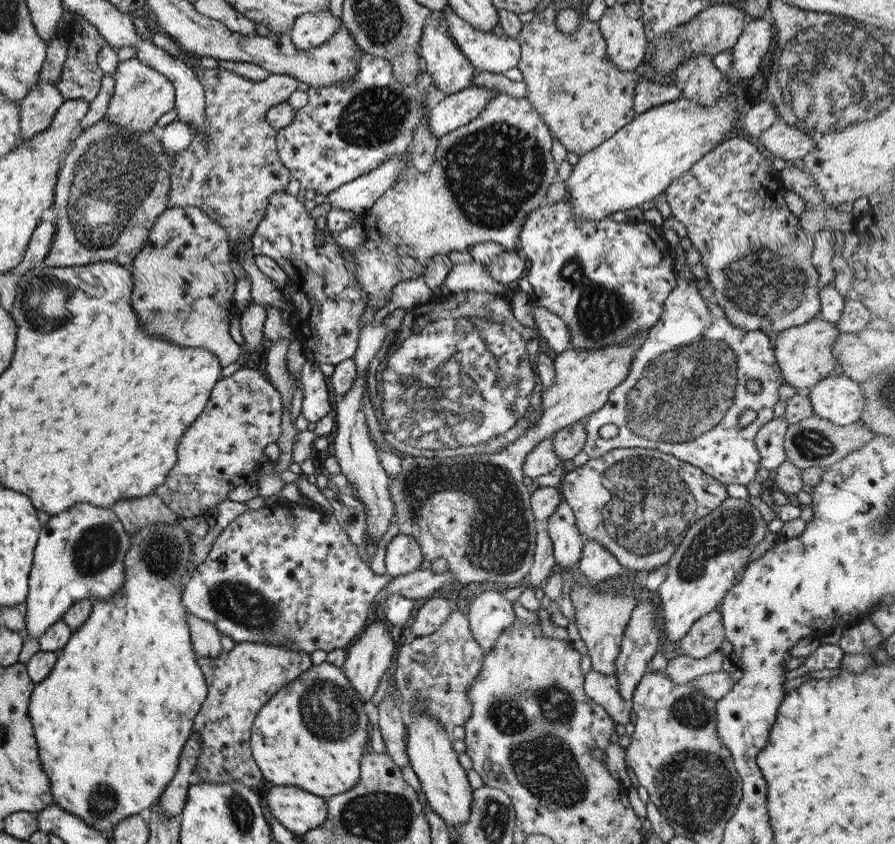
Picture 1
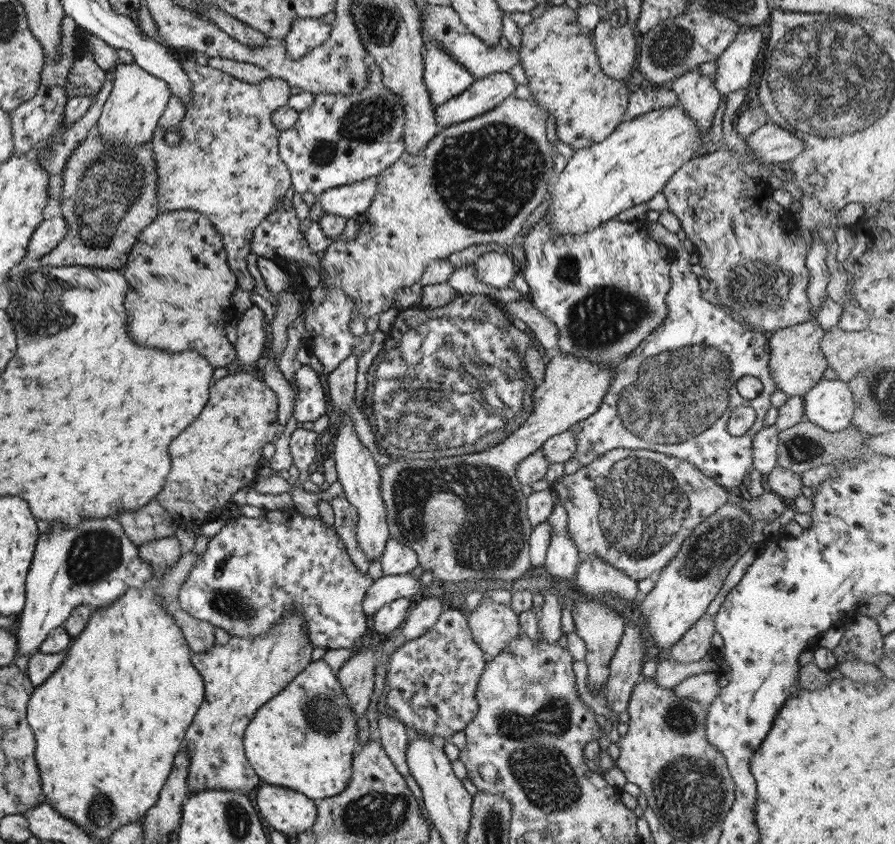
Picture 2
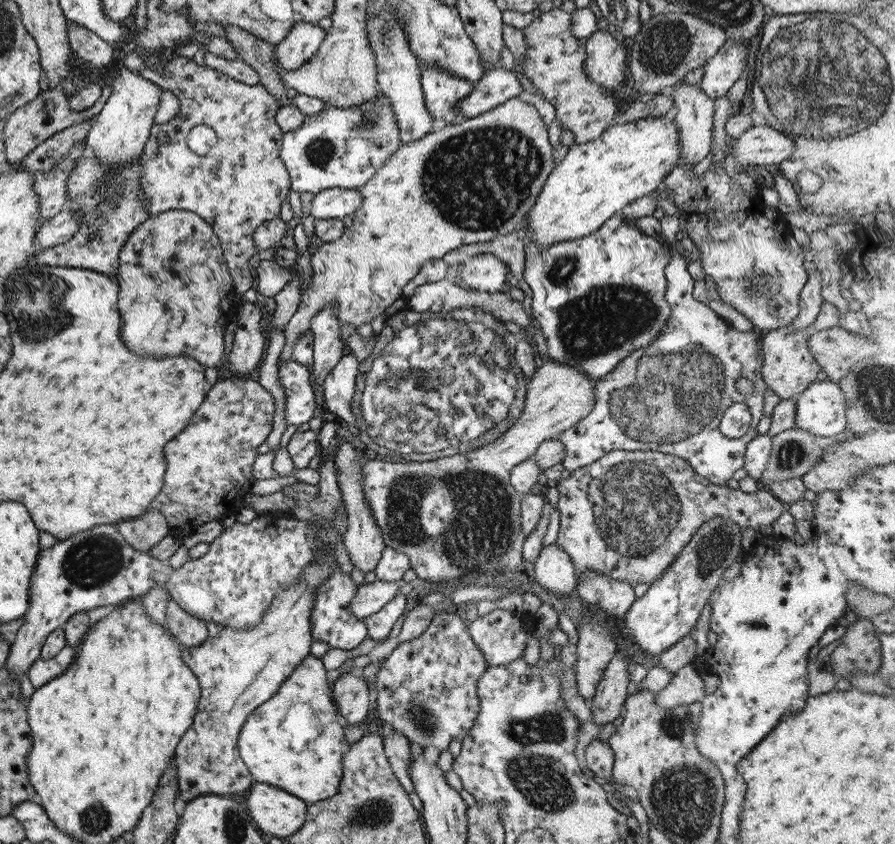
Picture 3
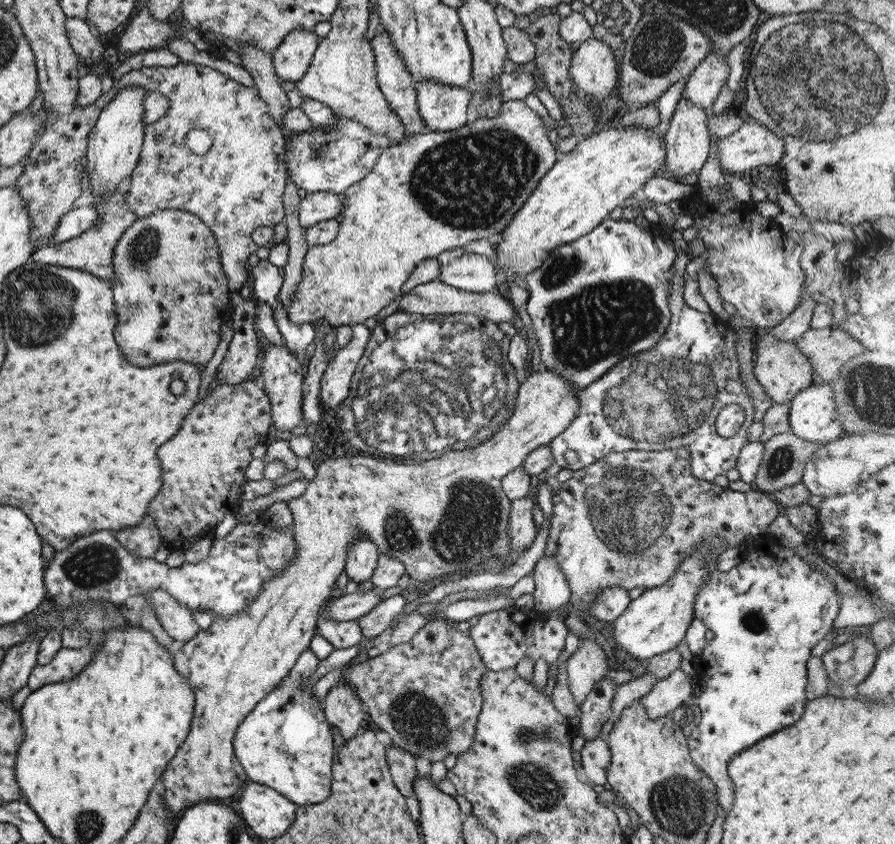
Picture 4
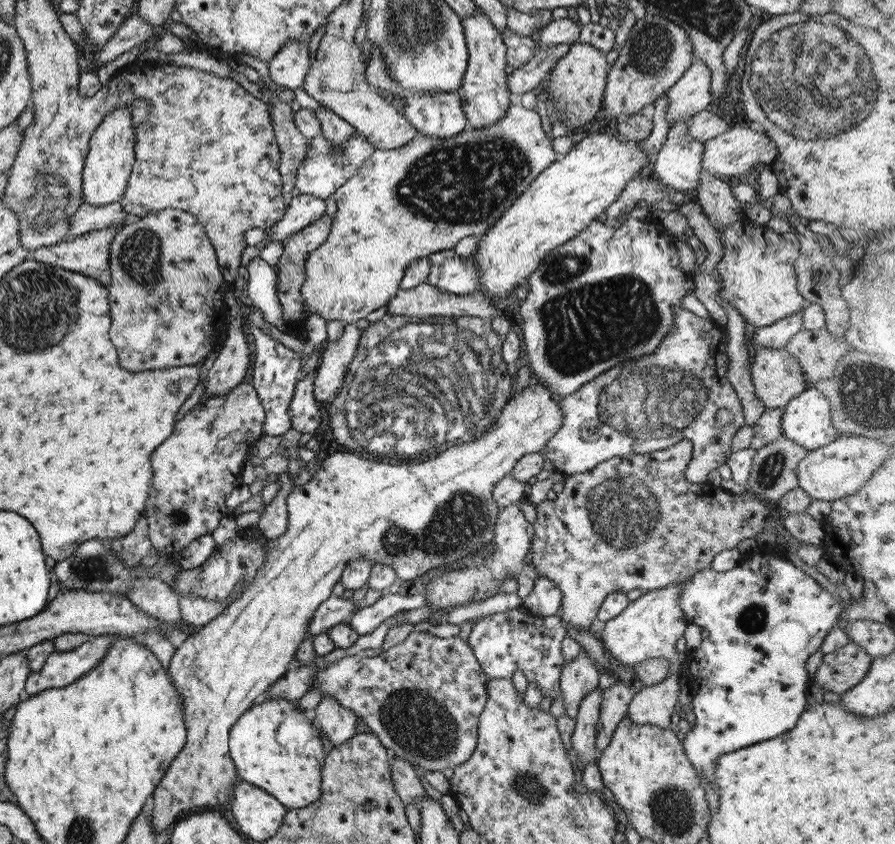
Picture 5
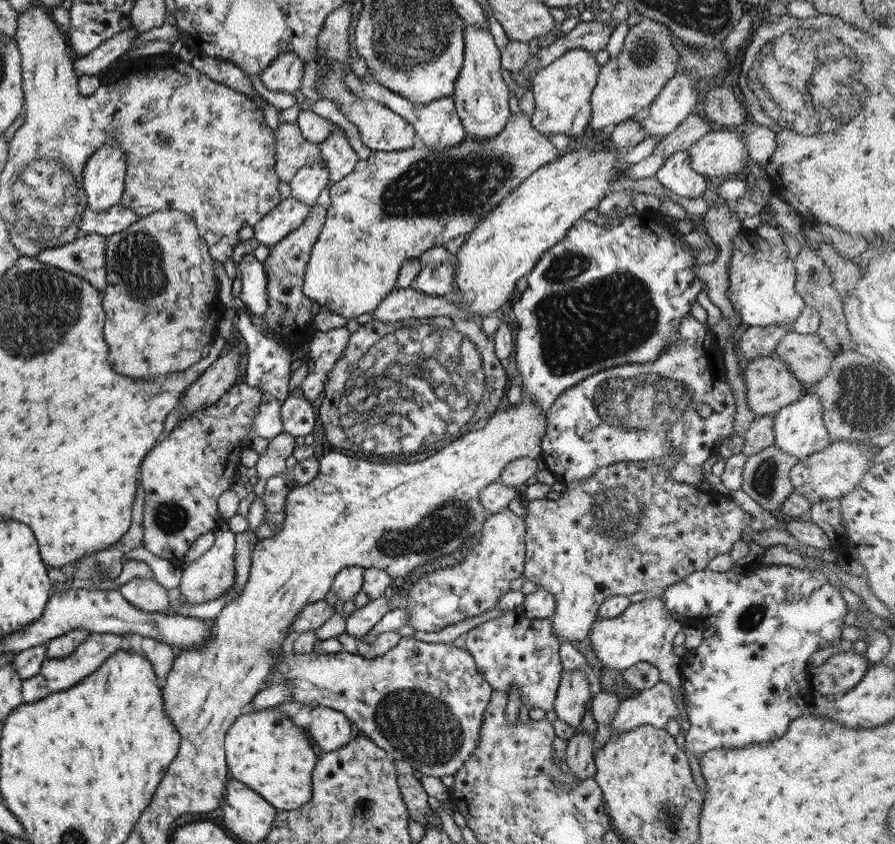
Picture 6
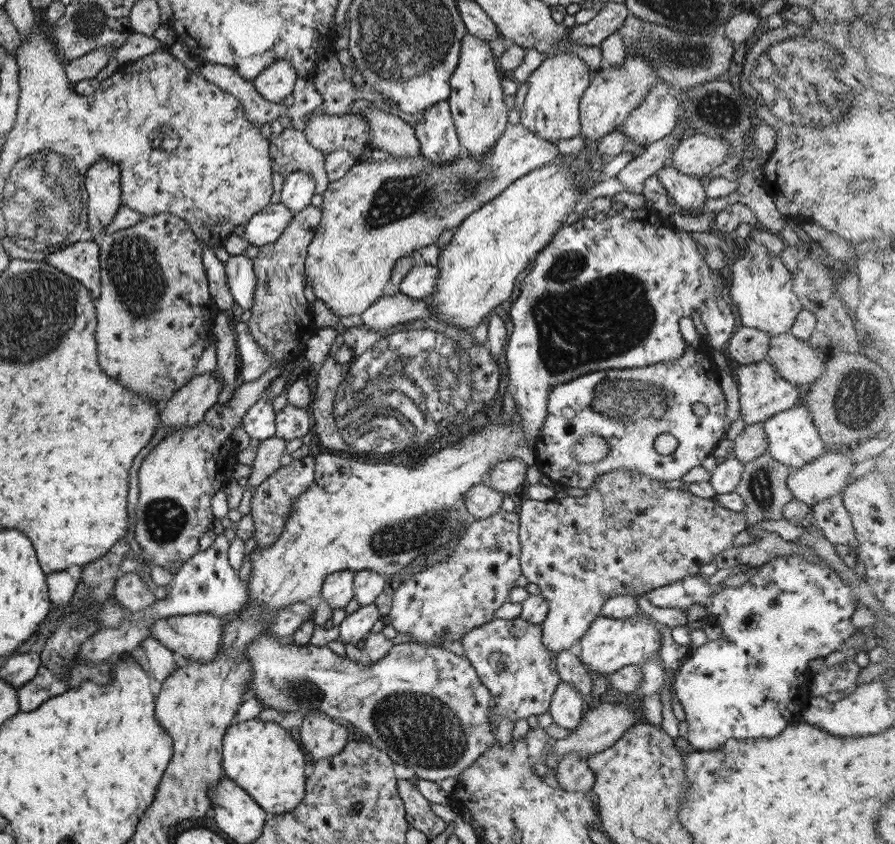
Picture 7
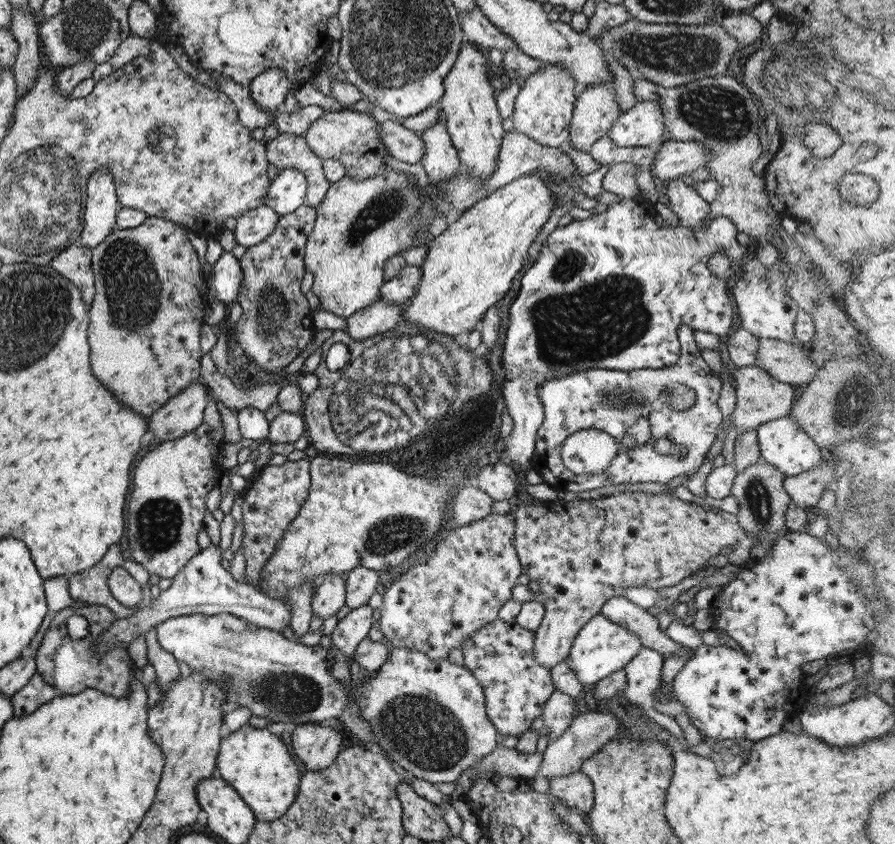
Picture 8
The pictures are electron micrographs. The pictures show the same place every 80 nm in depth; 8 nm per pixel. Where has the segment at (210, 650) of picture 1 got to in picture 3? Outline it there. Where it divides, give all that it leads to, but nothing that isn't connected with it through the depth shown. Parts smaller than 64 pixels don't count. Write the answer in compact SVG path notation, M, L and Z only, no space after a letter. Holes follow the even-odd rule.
M172 599L166 604L165 628L184 647L197 646L208 637L205 621L191 617Z

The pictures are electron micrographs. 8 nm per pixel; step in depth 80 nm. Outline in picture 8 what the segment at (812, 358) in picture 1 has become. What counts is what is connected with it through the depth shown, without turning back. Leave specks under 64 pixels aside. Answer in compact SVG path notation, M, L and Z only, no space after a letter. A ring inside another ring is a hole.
M755 364L737 368L731 379L735 382L735 409L729 420L737 434L756 430L761 424L783 418L791 411L797 392L789 384L773 380L767 376L765 370L757 368Z

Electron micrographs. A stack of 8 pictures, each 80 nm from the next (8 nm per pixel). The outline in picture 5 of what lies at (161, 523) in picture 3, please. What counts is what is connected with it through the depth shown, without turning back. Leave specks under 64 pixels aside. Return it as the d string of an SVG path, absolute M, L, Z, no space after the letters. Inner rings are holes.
M140 516L135 526L125 536L114 538L108 545L127 566L138 565L154 549L148 536L146 518Z

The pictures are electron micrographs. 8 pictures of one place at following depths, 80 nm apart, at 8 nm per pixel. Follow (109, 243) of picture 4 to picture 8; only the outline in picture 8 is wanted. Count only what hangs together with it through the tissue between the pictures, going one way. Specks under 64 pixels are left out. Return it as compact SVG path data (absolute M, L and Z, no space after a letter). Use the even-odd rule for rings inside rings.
M75 242L48 262L55 272L70 280L80 290L86 305L91 304L94 295L91 255L92 248Z

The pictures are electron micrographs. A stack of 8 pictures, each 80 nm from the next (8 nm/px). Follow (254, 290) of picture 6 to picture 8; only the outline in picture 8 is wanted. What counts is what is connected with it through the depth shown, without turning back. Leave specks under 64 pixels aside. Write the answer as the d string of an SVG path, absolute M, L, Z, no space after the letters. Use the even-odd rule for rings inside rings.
M223 251L211 267L213 273L212 288L219 301L236 306L236 296L242 286L242 268L240 260L229 251Z

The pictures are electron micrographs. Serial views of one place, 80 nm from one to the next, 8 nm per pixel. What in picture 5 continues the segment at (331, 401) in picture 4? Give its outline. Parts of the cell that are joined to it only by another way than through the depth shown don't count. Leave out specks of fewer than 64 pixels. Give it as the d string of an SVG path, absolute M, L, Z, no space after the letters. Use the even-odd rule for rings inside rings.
M354 323L344 324L343 334L335 342L325 340L321 344L320 360L313 375L313 396L317 401L333 401L343 385L345 371L353 361L355 346L359 343L362 330Z

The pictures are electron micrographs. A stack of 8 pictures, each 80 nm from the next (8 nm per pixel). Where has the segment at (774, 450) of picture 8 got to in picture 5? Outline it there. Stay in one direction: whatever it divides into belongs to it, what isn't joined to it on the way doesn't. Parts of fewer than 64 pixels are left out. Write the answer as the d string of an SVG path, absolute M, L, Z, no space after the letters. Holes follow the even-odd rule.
M813 388L804 389L781 410L781 430L785 438L796 442L806 452L821 448L839 436L831 424L828 400Z

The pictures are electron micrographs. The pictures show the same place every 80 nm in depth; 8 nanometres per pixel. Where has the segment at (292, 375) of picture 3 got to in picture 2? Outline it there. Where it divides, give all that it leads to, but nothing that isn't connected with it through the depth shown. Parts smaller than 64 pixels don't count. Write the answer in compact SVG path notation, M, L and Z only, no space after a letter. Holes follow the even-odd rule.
M305 364L299 366L293 376L298 396L291 416L296 422L313 422L325 413L325 392L319 376Z

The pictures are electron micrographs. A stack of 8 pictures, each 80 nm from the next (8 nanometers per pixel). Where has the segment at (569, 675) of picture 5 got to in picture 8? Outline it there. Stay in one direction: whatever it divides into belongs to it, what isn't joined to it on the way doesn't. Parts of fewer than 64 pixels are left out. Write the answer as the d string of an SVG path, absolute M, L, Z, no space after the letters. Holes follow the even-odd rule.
M555 690L551 693L539 716L543 719L542 731L549 732L548 735L542 736L541 745L563 734L569 728L571 721L575 717L573 708L575 706L568 694Z

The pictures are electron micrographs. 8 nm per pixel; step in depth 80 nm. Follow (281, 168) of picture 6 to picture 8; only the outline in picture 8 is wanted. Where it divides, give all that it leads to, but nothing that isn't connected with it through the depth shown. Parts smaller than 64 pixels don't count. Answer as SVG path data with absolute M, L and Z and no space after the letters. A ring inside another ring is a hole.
M287 132L277 133L277 136L266 146L266 159L267 162L273 164L276 169L294 168L305 175L307 190L304 204L316 210L316 206L321 202L330 184L323 174L322 160L306 146L304 138Z

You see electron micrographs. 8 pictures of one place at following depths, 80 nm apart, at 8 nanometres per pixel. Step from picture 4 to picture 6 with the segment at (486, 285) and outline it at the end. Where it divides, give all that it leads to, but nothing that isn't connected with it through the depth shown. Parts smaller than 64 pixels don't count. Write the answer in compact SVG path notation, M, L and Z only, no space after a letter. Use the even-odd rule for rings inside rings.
M449 258L445 264L439 264L439 266L425 266L408 287L431 296L452 296L454 270L456 270L456 266L452 258Z

